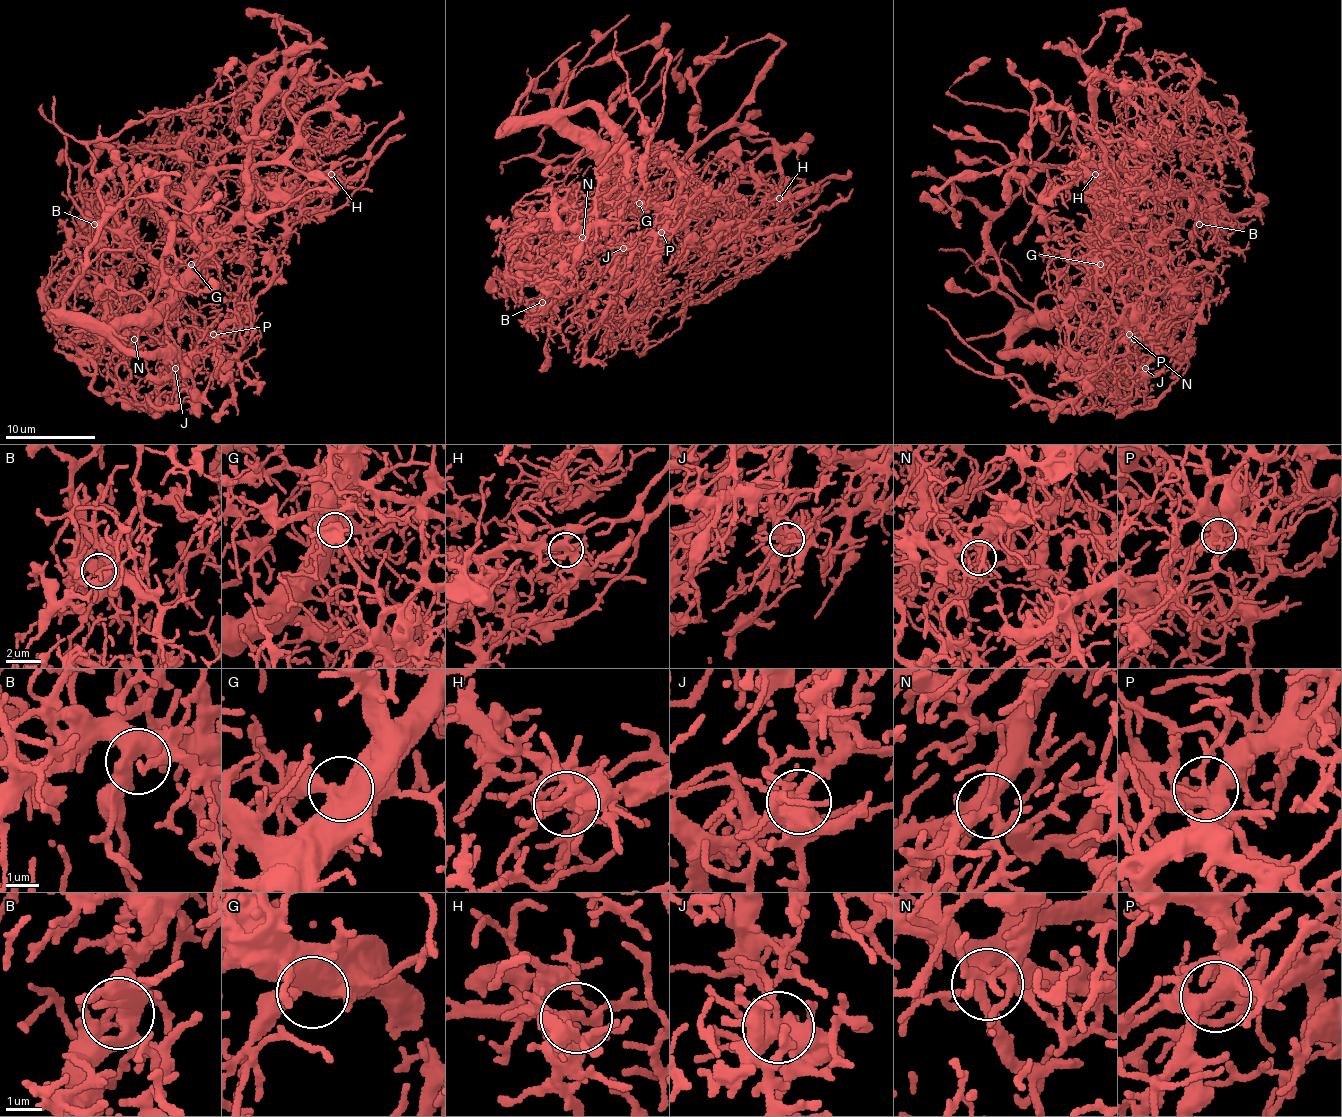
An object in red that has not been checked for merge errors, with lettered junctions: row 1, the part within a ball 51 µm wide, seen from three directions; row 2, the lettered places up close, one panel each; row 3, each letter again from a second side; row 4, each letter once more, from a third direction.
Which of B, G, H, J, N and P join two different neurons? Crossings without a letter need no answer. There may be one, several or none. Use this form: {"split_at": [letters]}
{"split_at": []}

